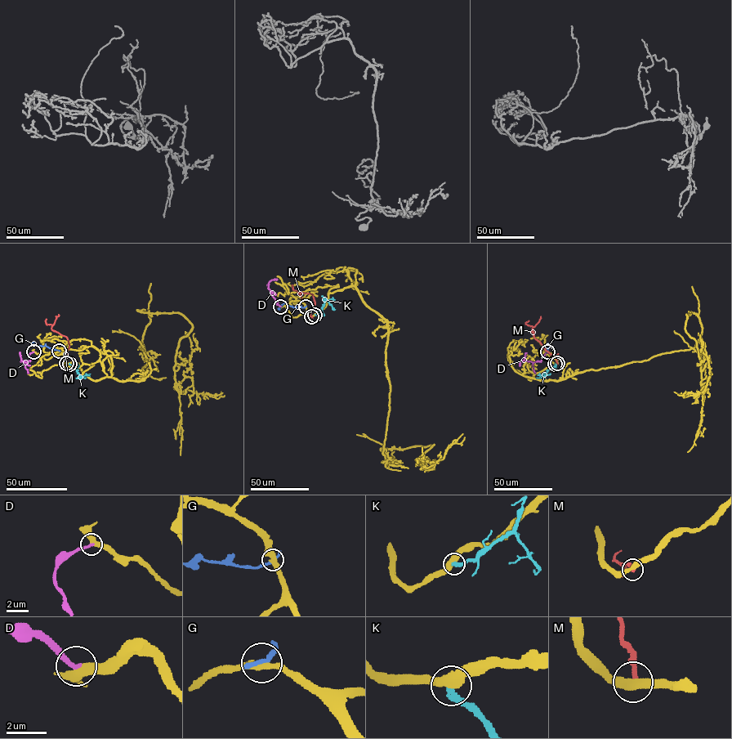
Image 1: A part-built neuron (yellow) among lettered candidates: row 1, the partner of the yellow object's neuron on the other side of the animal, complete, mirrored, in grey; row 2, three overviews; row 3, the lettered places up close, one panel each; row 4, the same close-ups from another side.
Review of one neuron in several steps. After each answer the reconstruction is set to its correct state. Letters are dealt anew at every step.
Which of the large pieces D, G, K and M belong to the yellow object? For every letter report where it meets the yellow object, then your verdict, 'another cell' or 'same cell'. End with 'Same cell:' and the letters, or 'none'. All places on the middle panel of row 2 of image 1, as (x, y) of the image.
D: meets yellow at (280, 306); same cell
G: meets yellow at (305, 306); another cell
K: meets yellow at (314, 315); another cell
M: meets yellow at (311, 316); another cell
Same cell: D

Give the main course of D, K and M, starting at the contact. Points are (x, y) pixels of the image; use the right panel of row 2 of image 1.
D: (546, 352), (540, 361), (523, 360), (519, 365)
K: (555, 364), (553, 368), (539, 378), (550, 373)
M: (557, 363), (555, 356), (533, 337), (533, 326), (525, 323), (528, 320)

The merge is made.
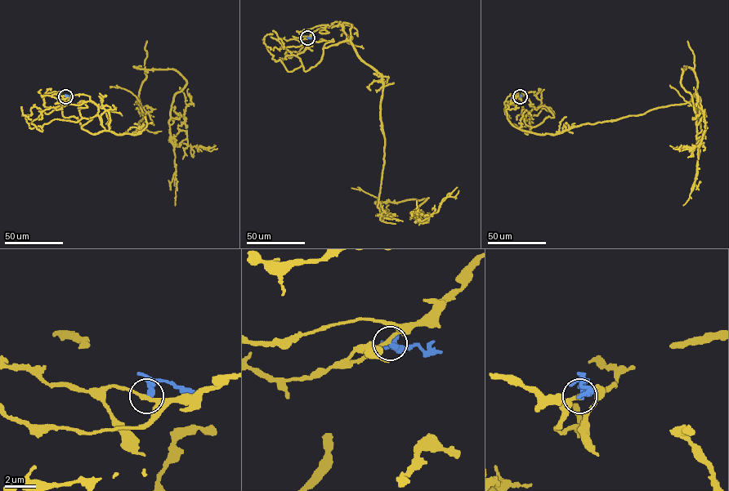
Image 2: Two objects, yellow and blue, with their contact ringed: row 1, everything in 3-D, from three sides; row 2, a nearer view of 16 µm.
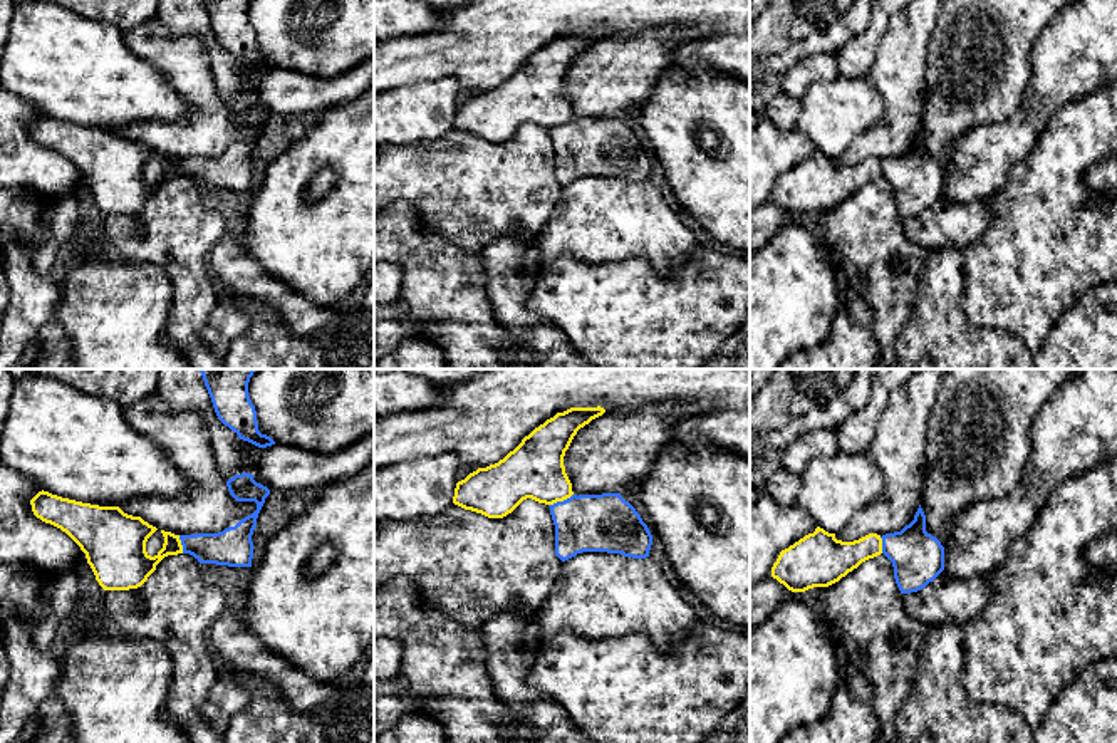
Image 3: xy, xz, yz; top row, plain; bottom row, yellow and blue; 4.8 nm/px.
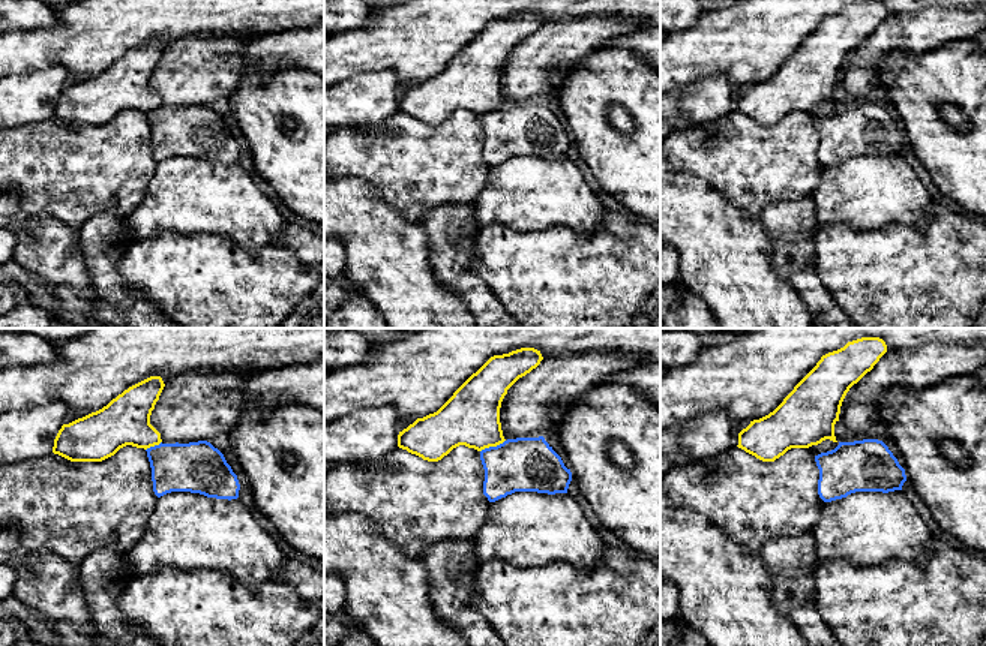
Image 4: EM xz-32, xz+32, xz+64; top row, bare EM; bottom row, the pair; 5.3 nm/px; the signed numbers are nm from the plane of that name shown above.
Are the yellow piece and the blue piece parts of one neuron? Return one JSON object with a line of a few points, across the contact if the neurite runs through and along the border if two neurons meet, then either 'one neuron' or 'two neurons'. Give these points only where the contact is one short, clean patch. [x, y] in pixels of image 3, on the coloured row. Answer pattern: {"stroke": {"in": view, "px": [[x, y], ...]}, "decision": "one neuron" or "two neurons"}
{"stroke": {"in": "xz", "px": [[572, 493], [549, 505]]}, "decision": "two neurons"}

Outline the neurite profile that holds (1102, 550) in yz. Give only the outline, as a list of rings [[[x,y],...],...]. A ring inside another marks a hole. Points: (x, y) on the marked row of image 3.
[[[1117,530],[1092,540],[1083,559],[1090,567],[1117,565]]]

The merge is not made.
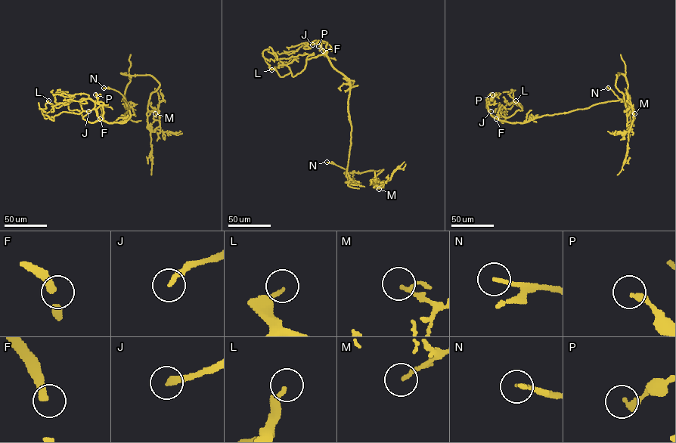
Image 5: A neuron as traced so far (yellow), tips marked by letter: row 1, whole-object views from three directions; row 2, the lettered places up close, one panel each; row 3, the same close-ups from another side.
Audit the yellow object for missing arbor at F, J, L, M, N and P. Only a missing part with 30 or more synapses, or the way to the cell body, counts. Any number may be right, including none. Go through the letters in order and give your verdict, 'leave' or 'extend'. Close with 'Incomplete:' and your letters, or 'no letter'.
F: leave
J: extend
L: extend
M: leave
N: leave
P: leave
Incomplete: J, L

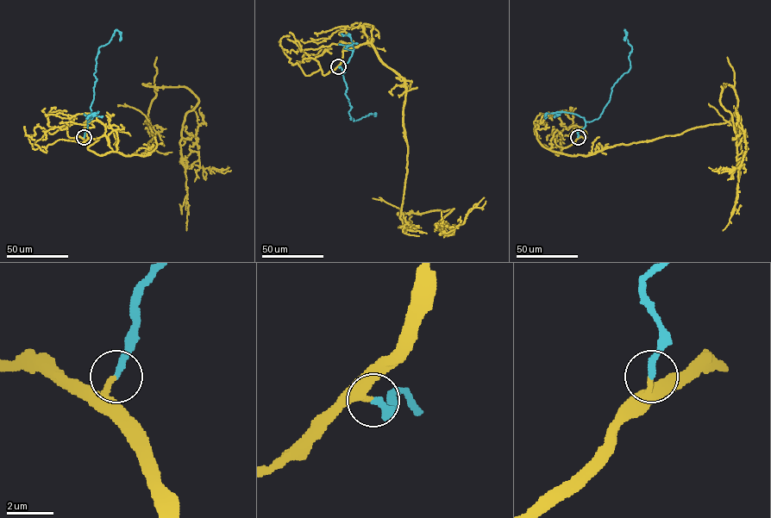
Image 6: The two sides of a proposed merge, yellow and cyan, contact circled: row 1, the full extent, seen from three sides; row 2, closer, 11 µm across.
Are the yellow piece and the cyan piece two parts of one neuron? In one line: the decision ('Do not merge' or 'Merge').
Merge

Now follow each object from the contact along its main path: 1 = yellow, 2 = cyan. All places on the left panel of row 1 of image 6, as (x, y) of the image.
1: (84, 137), (100, 155), (147, 155), (156, 92), (143, 84), (186, 87), (197, 104), (180, 155), (231, 170)
2: (84, 137), (92, 116), (90, 106), (99, 47), (108, 43), (115, 30), (121, 34), (120, 40)

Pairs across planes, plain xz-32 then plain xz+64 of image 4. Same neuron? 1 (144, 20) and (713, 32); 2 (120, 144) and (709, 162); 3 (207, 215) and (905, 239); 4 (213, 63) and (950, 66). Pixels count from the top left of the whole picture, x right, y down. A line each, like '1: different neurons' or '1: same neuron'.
1: same neuron
2: same neuron
3: different neurons
4: different neurons

